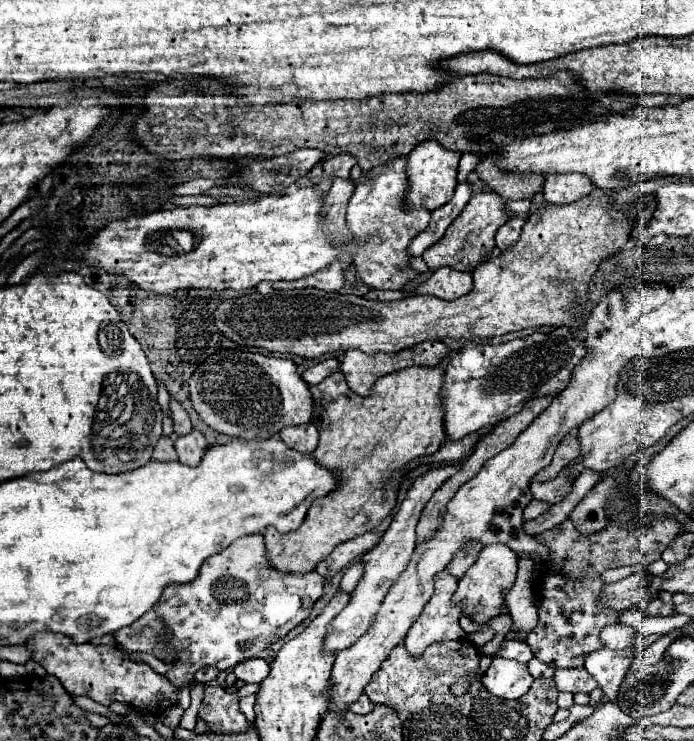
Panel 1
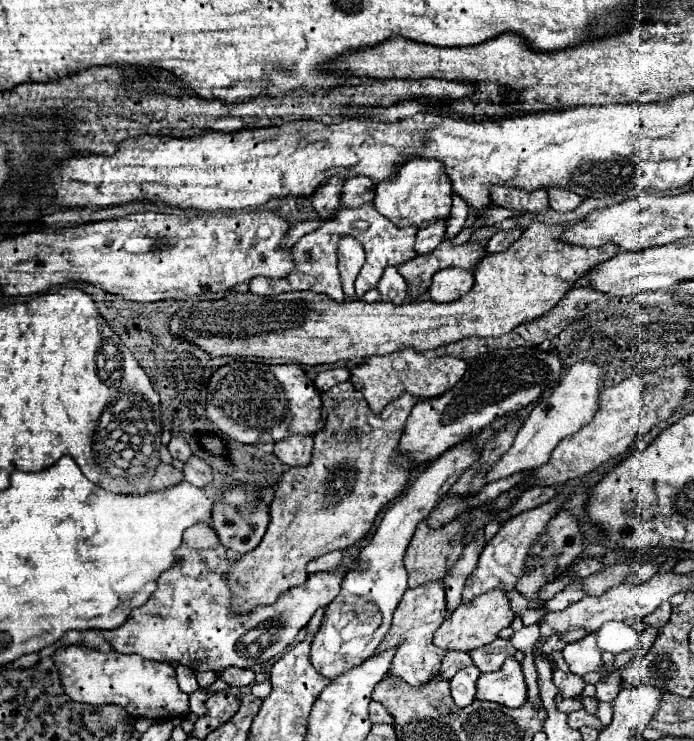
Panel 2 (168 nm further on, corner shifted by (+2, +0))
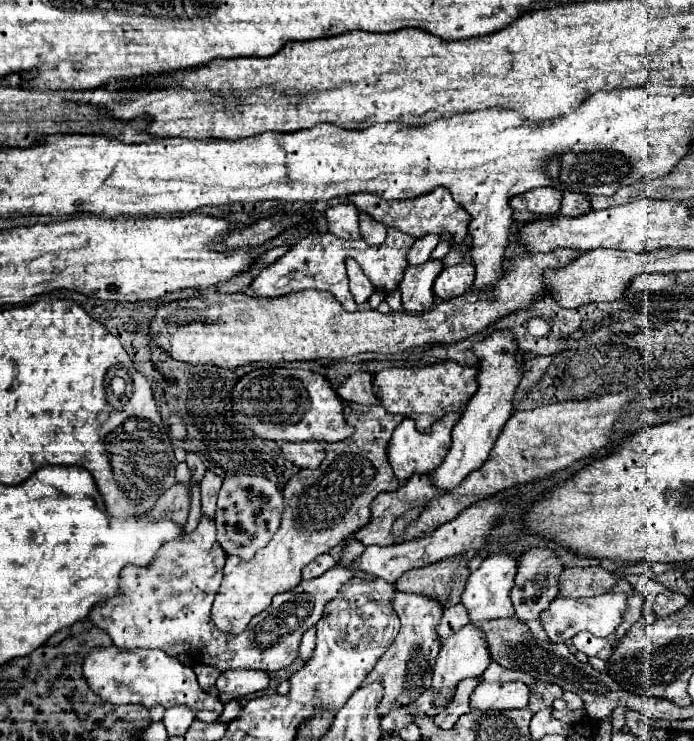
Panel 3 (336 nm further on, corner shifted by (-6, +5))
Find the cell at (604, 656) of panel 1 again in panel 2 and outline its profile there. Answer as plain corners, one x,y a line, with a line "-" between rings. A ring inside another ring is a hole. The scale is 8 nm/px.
588,634
580,642
572,642
562,650
562,658
566,660
570,672
584,674
596,672
602,668
602,652
596,646
596,636

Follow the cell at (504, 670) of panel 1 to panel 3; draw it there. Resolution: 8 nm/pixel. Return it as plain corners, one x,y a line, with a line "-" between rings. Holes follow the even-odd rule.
482,681
470,695
472,709
524,709
528,705
530,689
524,683
488,683

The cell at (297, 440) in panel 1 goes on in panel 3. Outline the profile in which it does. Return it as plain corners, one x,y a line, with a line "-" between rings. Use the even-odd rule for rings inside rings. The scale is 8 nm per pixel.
306,441
306,443
282,443
282,455
294,463
300,469
316,469
326,457
324,445
318,441

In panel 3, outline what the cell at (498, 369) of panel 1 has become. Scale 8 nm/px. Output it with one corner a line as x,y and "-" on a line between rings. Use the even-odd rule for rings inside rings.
462,411
444,415
440,421
434,423
430,433
420,433
416,429
416,425
412,423
412,419
408,419
408,417
394,429
386,451
388,451
388,463
390,463
396,479
400,479
404,483
410,475
414,475
414,473
430,473
444,461
444,455
448,453
448,447
450,447
450,431
456,425
460,413

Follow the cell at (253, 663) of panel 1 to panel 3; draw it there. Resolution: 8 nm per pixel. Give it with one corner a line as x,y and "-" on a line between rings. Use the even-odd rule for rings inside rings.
236,669
236,671
224,671
216,681
216,689
220,693
220,701
230,703
234,699
244,699
252,693
266,691
268,683
270,677
264,671

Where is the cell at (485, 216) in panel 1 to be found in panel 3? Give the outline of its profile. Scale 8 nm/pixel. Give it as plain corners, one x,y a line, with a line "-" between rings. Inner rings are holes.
426,261
416,267
408,267
402,283
398,285
402,293
402,309
406,313
428,311
434,303
432,285
442,271
442,261

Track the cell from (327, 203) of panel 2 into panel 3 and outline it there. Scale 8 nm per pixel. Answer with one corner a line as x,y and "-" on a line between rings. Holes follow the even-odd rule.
338,203
326,209
328,231
340,239
360,239
358,211
350,203

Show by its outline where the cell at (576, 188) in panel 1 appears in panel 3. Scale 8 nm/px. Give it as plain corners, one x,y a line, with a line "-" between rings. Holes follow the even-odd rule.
564,193
560,213
564,217
580,217
590,211
590,201
582,193

